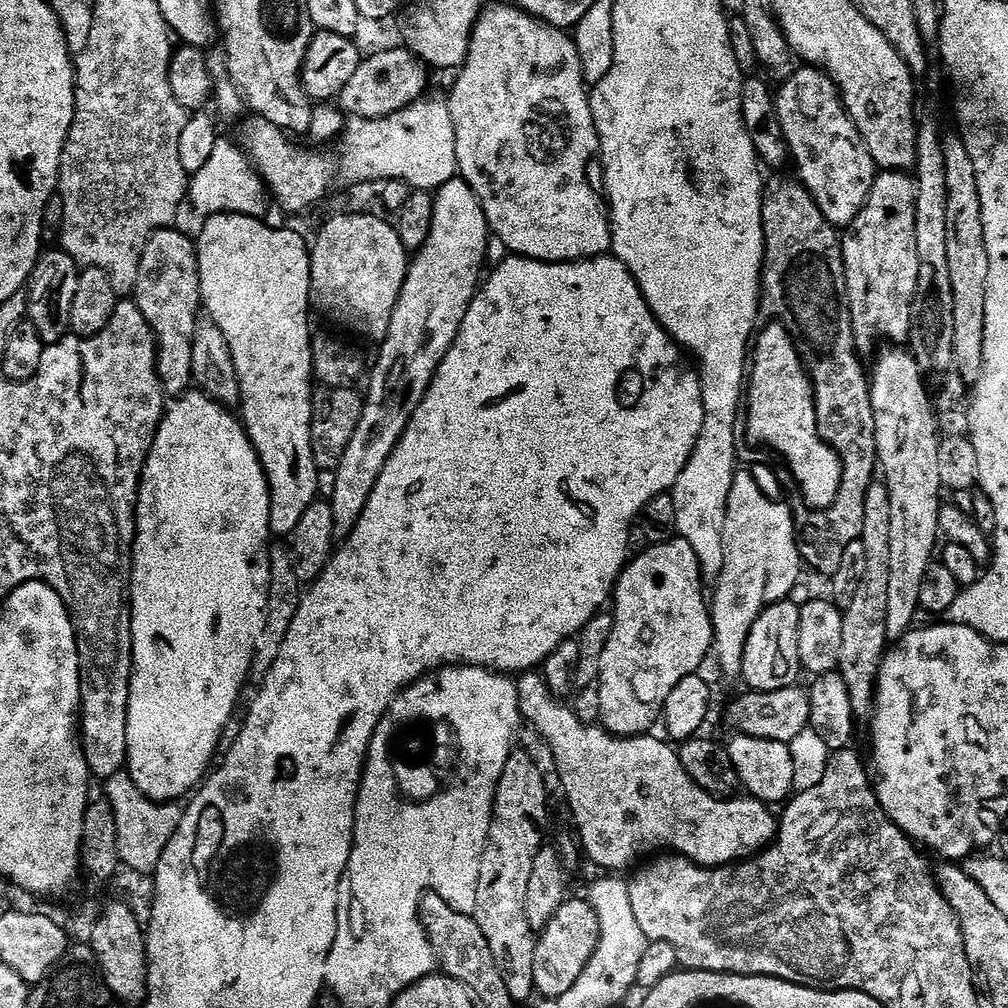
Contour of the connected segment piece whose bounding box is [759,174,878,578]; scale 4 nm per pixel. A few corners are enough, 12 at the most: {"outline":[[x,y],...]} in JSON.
{"outline":[[799,179],[762,202],[760,316],[796,341],[820,436],[828,508],[795,509],[824,578],[862,534],[877,475],[842,236]]}

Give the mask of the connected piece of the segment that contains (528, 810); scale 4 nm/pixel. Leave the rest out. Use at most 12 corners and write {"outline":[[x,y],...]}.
{"outline":[[513,751],[496,787],[474,915],[517,1005],[536,992],[526,918],[548,784]]}

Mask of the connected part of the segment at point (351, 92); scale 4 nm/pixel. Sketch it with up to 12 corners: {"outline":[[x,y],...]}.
{"outline":[[404,47],[365,57],[339,94],[351,117],[388,117],[427,93]]}

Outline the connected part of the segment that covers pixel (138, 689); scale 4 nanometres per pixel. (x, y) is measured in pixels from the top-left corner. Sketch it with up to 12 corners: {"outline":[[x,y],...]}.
{"outline":[[175,397],[140,476],[126,771],[205,779],[268,617],[241,417]]}

